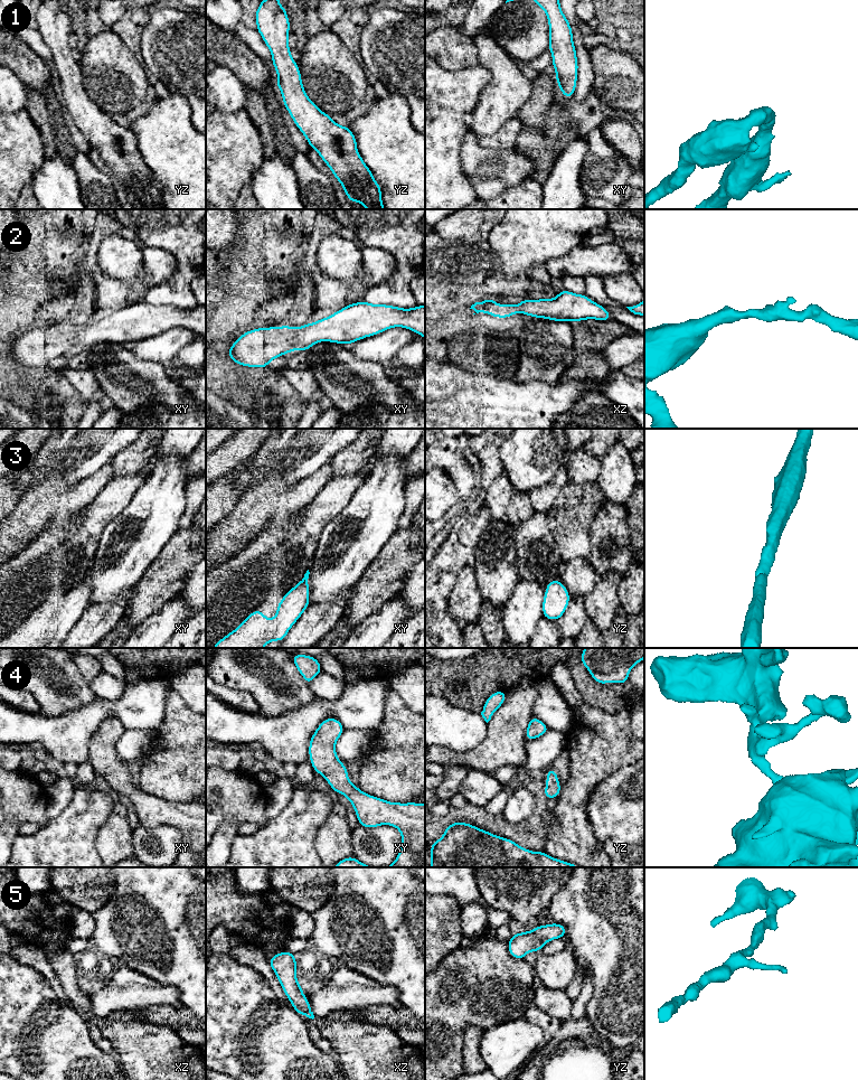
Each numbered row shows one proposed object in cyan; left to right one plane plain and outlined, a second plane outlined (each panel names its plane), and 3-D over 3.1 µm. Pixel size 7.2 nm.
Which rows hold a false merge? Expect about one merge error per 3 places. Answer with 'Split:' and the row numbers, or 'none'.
Split: none

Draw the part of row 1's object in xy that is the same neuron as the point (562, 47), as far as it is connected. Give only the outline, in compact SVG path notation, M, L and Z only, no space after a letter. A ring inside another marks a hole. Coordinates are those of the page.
M535 0L546 12L549 26L549 47L551 66L557 72L555 78L565 98L574 96L577 84L578 63L573 30L560 9L559 0Z

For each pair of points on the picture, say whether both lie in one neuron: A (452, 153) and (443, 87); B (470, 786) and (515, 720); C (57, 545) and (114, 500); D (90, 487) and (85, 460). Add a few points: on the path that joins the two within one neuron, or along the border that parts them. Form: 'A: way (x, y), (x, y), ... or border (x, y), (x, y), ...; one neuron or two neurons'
A: way (444, 137), (443, 104); one neuron
B: border (470, 768), (492, 776); two neurons
C: way (72, 543), (100, 515); one neuron
D: border (109, 462), (94, 473), (69, 487); two neurons

